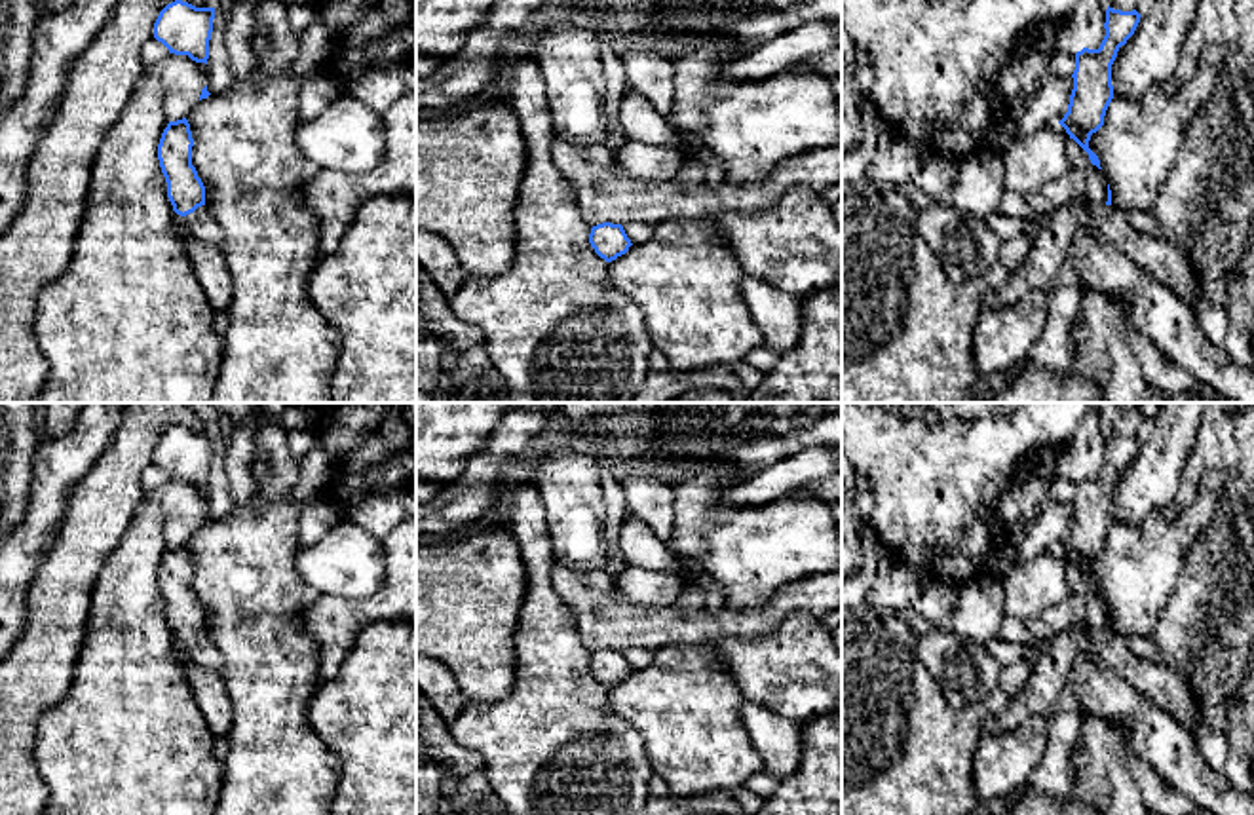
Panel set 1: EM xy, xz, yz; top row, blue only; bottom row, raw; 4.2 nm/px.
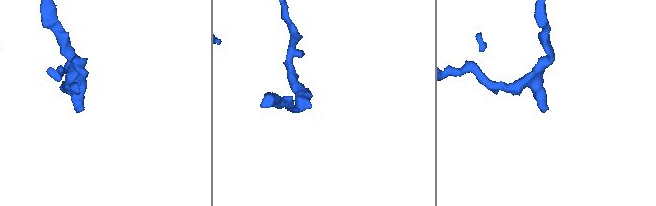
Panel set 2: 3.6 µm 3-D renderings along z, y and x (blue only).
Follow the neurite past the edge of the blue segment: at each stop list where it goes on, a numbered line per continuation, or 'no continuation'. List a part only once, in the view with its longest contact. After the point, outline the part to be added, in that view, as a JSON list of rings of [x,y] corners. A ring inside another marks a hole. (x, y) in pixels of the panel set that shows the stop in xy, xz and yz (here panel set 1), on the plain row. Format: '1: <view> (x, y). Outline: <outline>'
1: xy (200, 650). Outline: [[[201,631],[194,638],[186,640],[179,654],[182,661],[190,661],[211,671],[220,673],[224,665],[224,657],[220,655],[207,631]]]

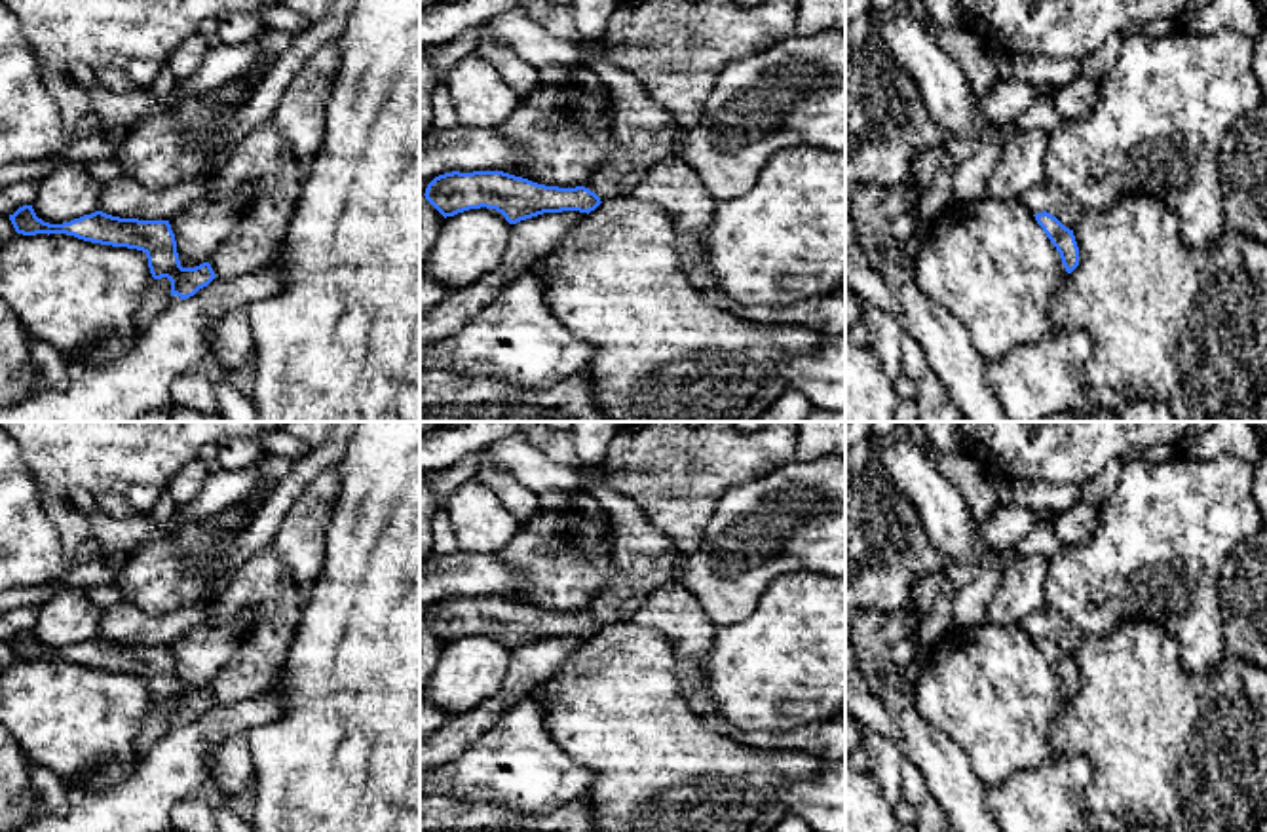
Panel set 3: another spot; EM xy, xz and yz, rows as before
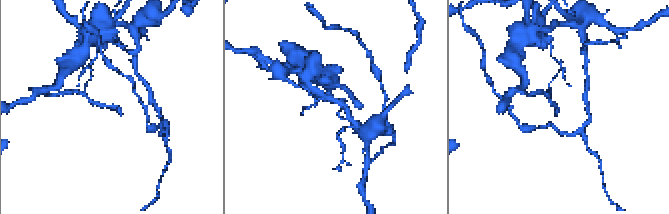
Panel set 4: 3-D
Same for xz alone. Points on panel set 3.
no continuation

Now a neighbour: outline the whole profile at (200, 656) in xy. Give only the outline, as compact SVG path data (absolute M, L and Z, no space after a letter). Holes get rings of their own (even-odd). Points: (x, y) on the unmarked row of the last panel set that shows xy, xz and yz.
M245 619L203 627L179 636L169 644L182 693L209 688L213 678L228 665L236 644L245 634Z

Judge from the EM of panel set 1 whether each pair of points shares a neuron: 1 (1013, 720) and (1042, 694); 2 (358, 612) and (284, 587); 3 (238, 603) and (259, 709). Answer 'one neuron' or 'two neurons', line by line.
1: one neuron
2: two neurons
3: one neuron

